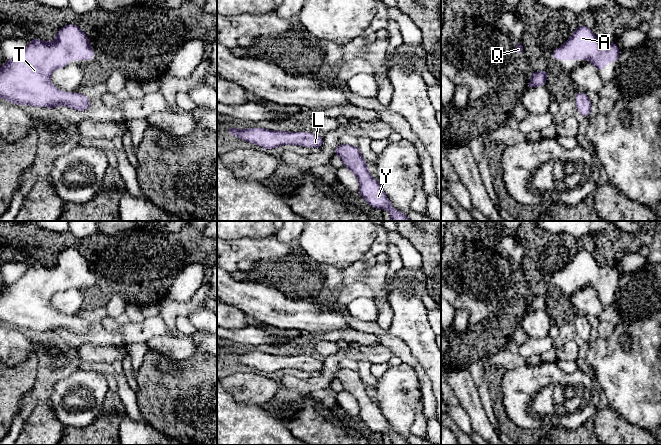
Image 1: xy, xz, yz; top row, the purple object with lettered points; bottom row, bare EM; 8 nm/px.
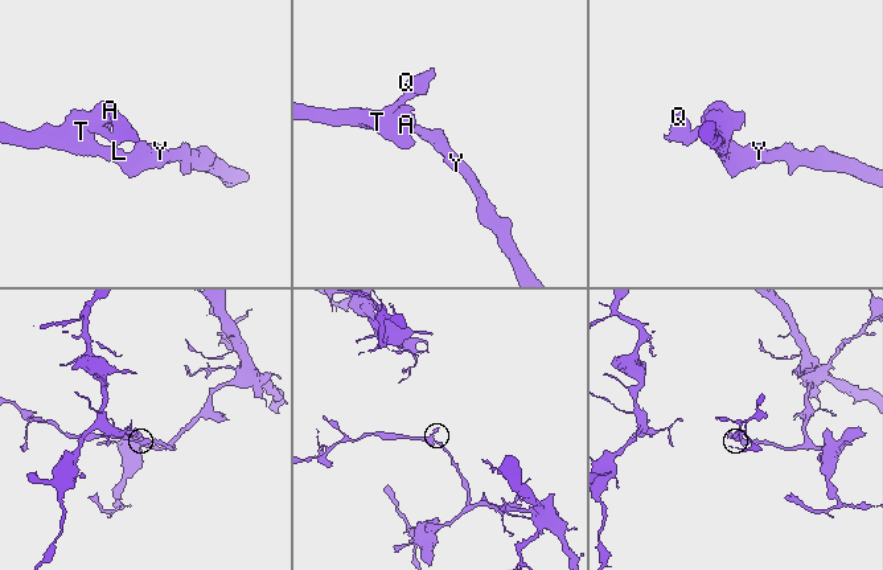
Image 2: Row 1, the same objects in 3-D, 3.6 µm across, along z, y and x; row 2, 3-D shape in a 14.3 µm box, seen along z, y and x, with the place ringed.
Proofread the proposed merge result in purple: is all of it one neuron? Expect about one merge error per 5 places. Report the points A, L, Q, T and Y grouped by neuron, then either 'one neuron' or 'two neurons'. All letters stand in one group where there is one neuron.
groups A L Q T Y; one neuron

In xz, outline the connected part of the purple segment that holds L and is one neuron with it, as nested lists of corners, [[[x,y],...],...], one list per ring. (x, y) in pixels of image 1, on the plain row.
[[[227,352],[231,359],[266,373],[274,373],[280,369],[298,369],[304,371],[323,370],[323,362],[307,356],[272,355],[264,352],[250,352],[238,354]]]

